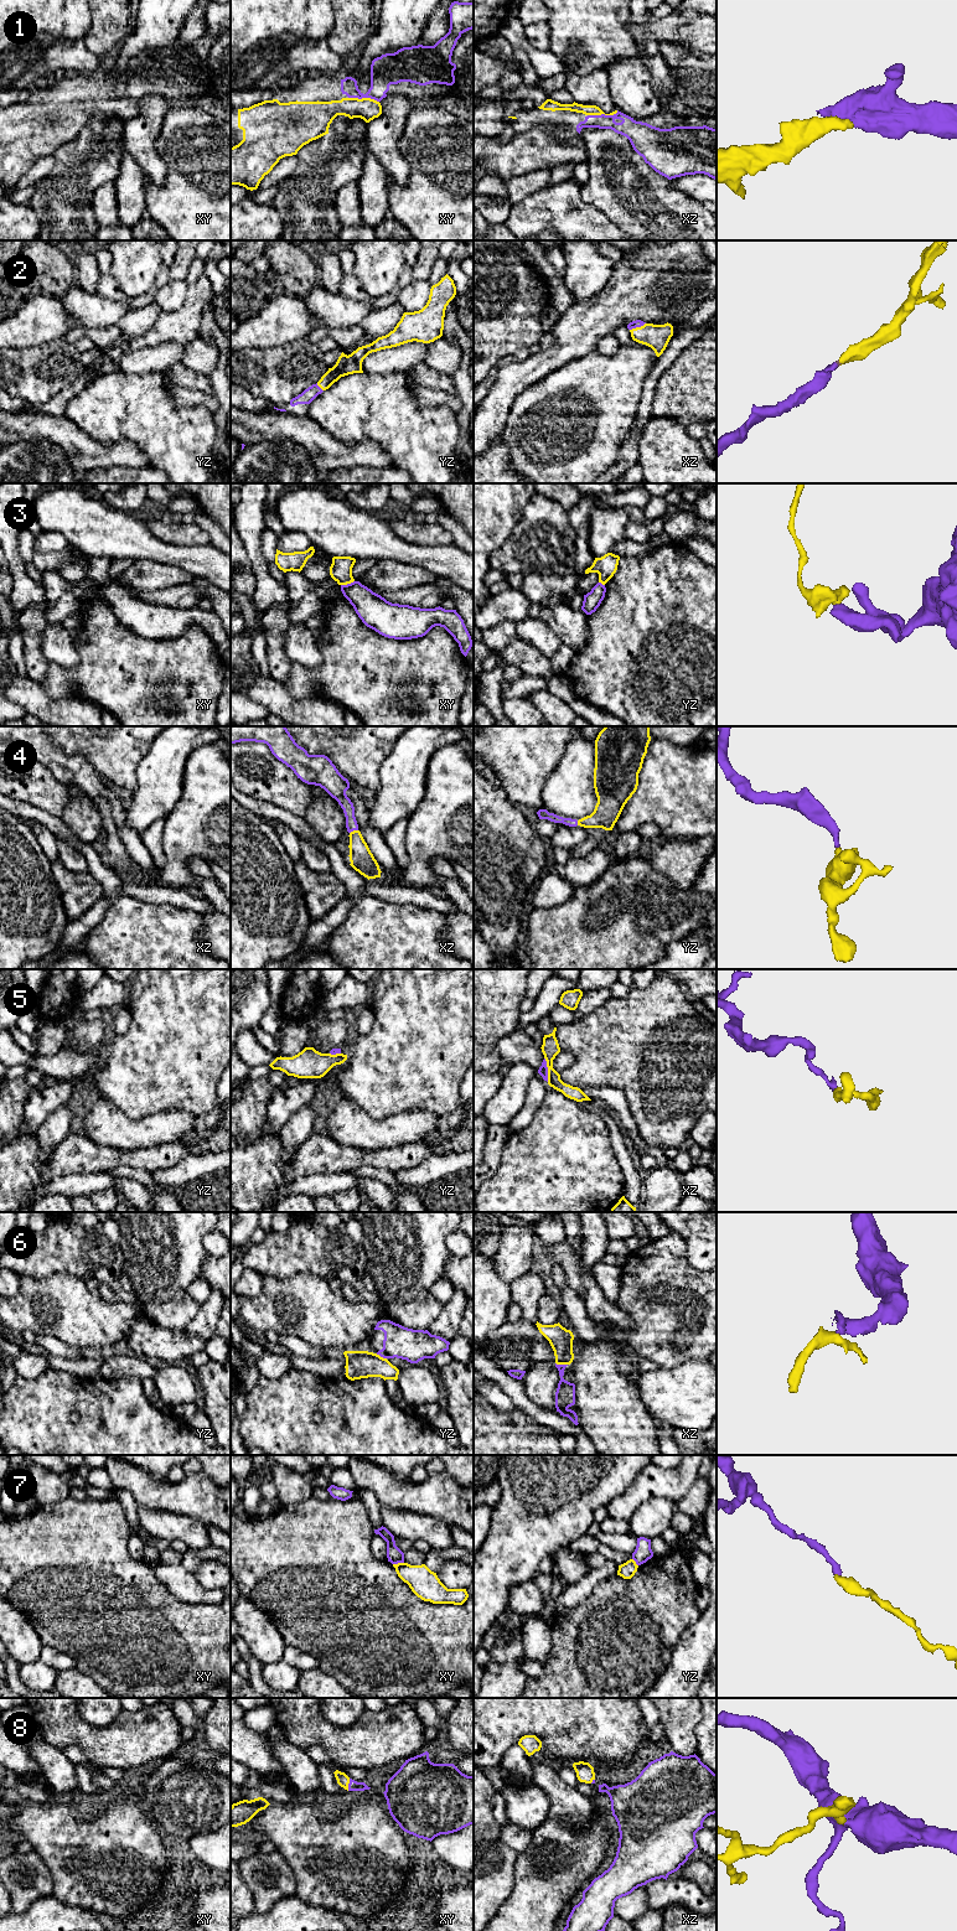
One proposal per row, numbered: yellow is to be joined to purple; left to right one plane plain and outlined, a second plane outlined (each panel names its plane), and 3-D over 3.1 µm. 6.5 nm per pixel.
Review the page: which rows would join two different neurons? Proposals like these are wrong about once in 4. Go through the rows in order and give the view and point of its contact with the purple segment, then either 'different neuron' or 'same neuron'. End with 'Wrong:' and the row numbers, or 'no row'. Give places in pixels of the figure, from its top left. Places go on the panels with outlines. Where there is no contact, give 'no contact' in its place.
1: xz (603, 114) | same neuron
2: xz (637, 326) | same neuron
3: xy (347, 584) | different neuron
4: xz (353, 829) | same neuron
5: xz (547, 1070) | different neuron
6: xz (562, 1365) | different neuron
7: xy (398, 1562) | different neuron
8: xy (348, 1785) | same neuron
Wrong: 3, 5, 6, 7

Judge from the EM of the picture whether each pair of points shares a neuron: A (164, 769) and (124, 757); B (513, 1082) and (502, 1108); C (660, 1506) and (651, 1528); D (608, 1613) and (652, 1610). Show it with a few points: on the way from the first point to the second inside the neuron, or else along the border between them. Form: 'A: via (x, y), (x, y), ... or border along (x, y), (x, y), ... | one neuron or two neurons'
A: border along (155, 739), (135, 770), (135, 787), (133, 790) | two neurons
B: via (513, 1088), (507, 1102) | one neuron
C: via (658, 1511), (652, 1517), (651, 1523) | one neuron
D: via (619, 1613), (641, 1613) | one neuron

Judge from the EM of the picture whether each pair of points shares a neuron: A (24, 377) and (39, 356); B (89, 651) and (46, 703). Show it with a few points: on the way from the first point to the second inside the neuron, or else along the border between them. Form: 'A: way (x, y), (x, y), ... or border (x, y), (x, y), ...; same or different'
A: way (29, 372), (39, 361); same
B: border (40, 683), (55, 699), (79, 697); different

